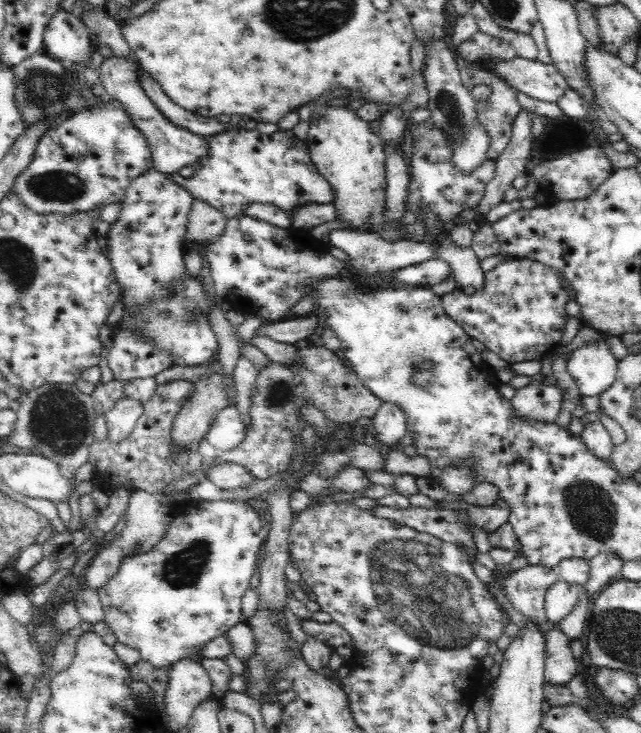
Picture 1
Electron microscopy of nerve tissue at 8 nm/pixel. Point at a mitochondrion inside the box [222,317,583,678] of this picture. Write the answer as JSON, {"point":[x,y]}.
{"point":[417,584]}

